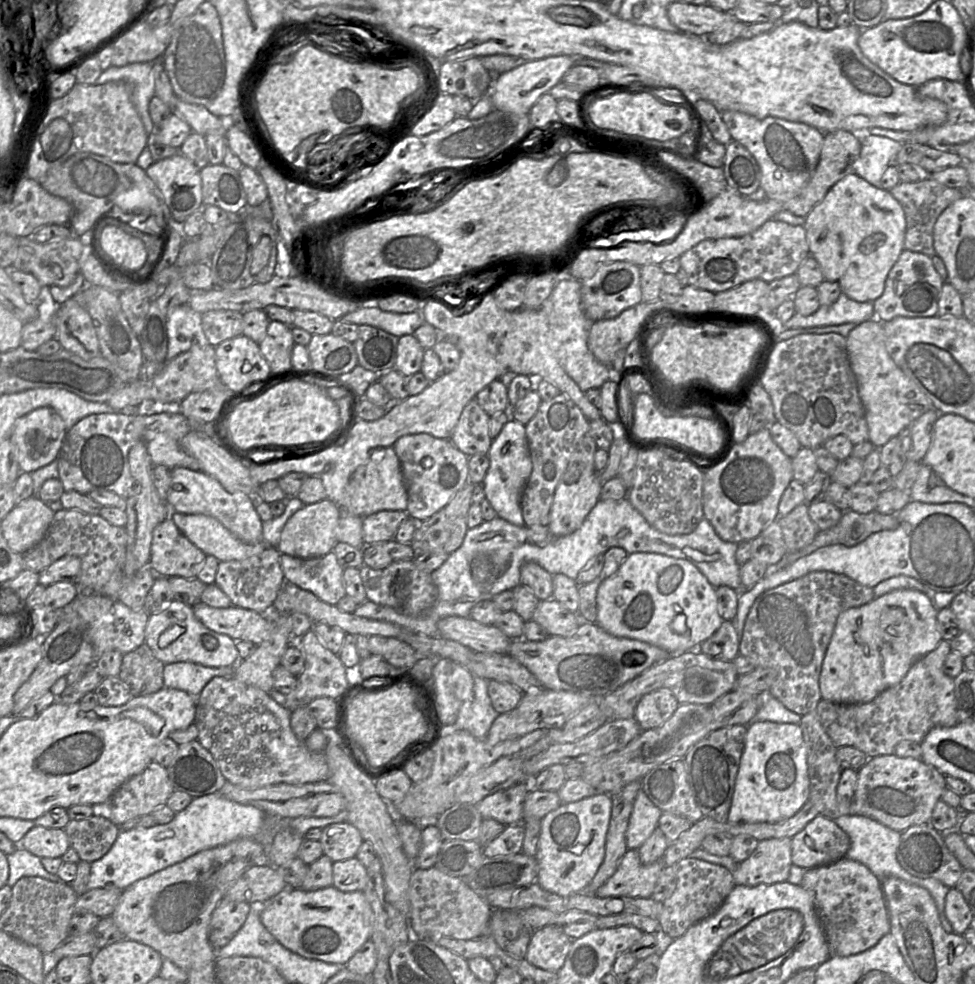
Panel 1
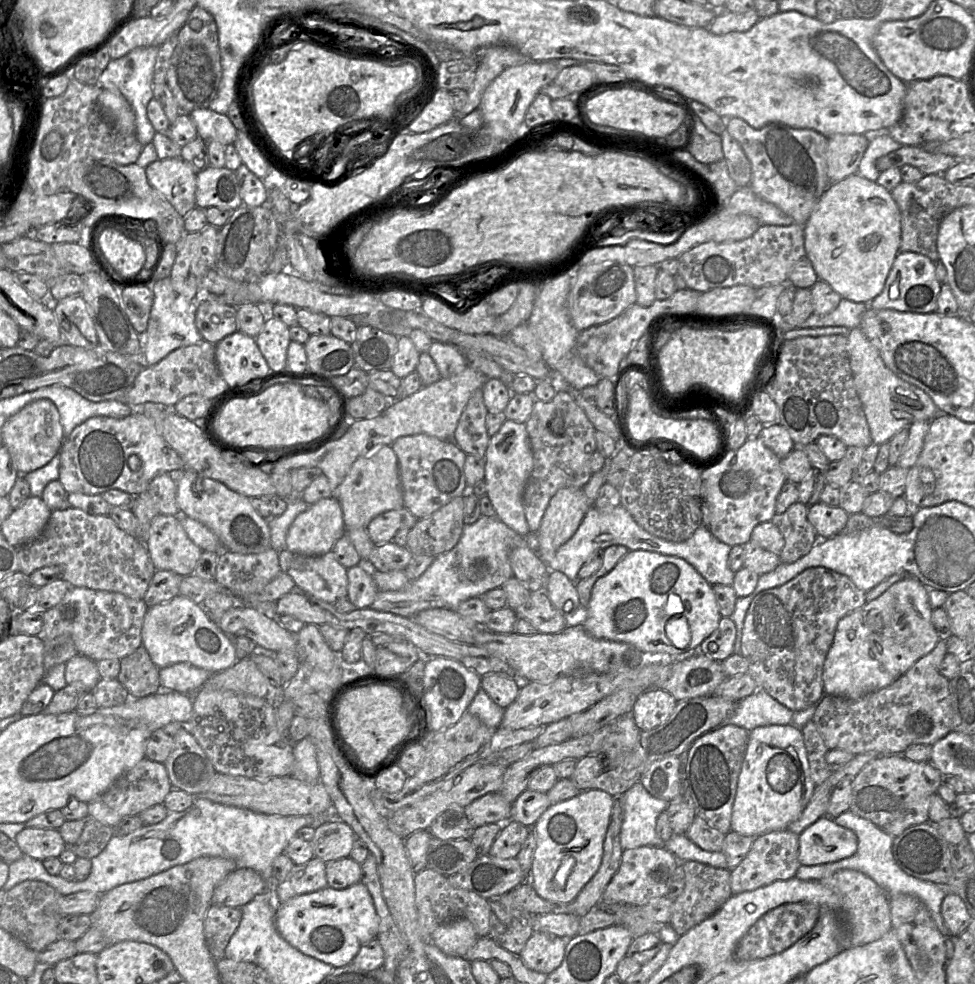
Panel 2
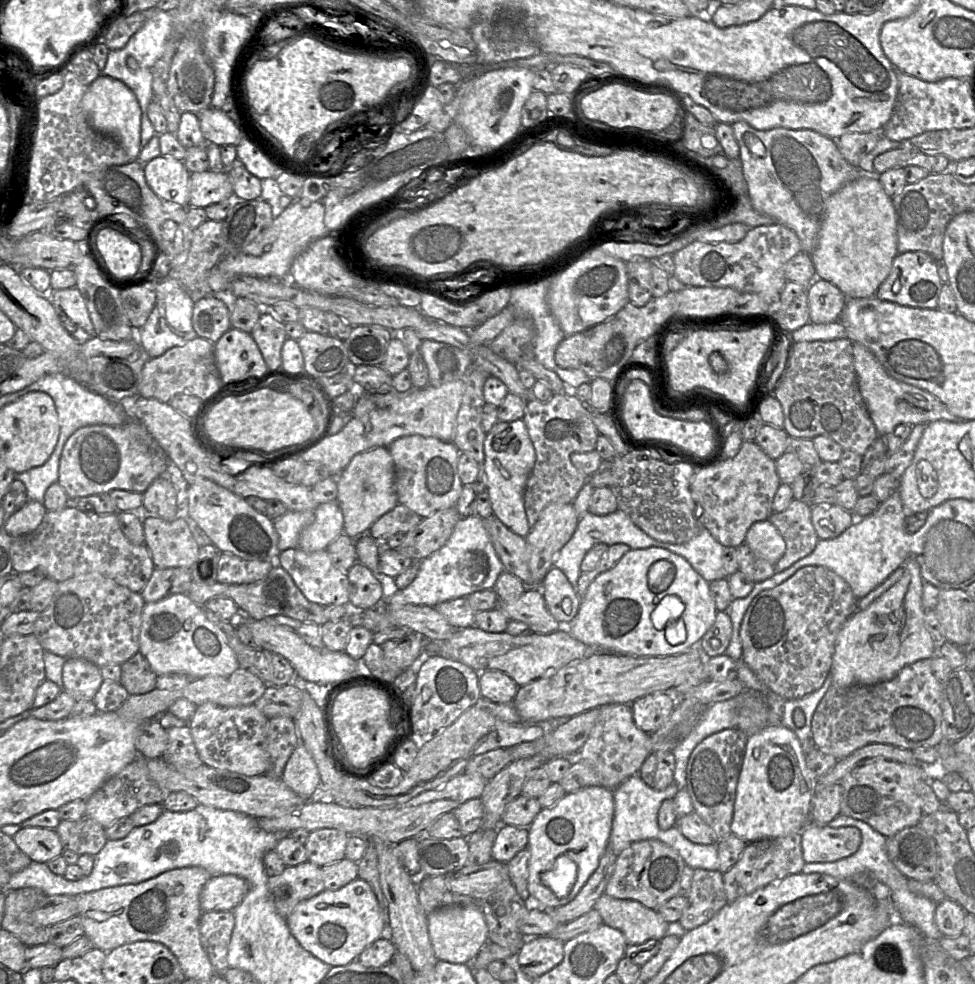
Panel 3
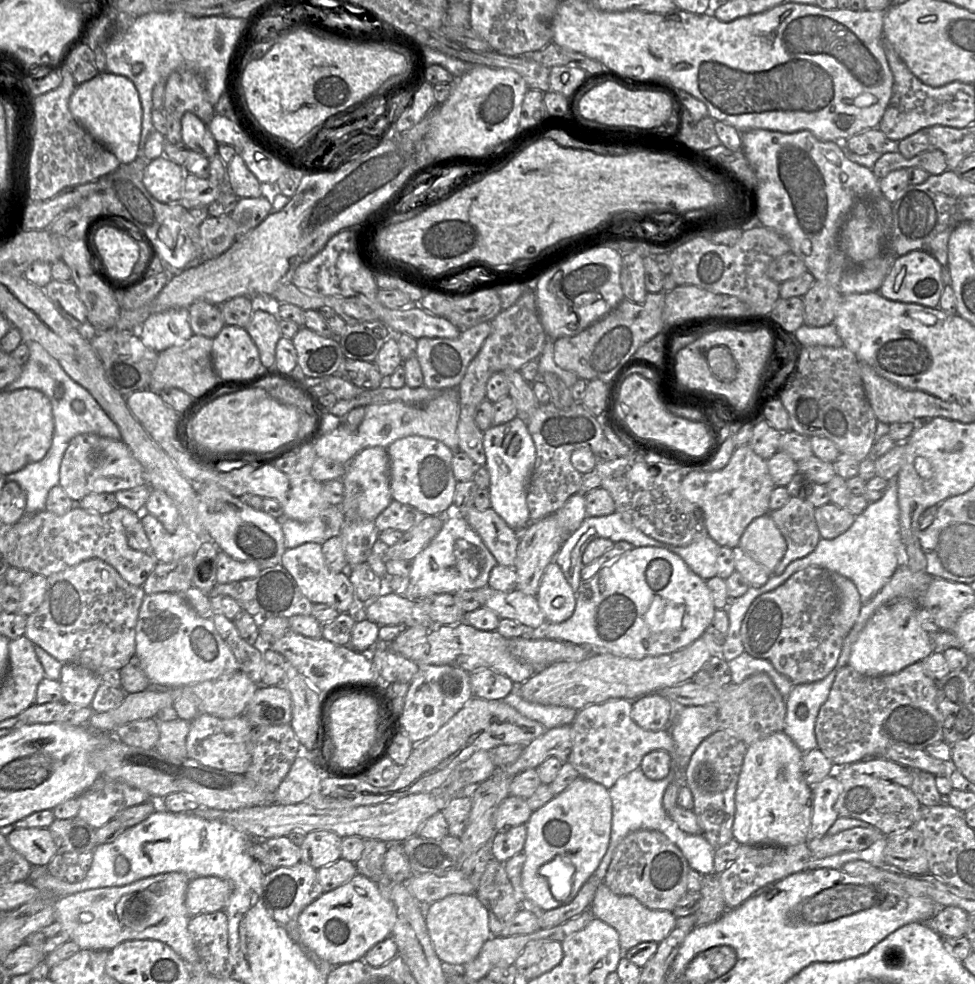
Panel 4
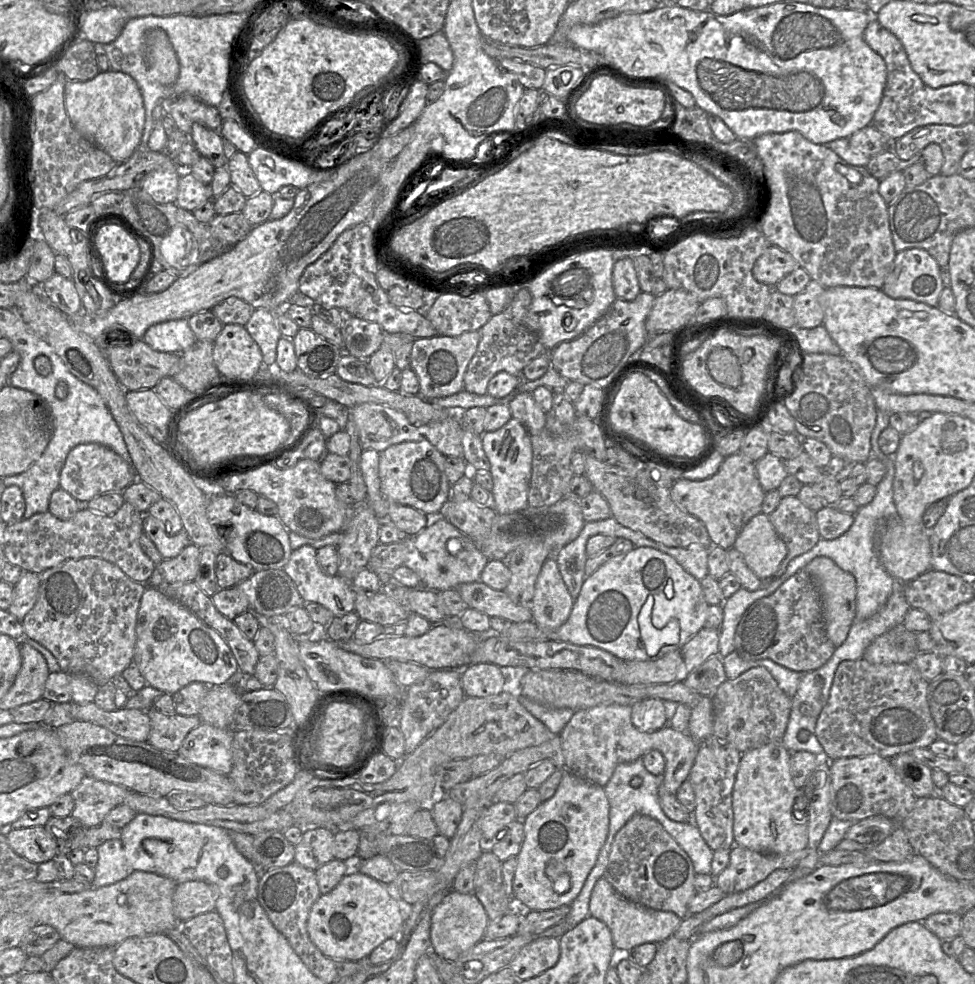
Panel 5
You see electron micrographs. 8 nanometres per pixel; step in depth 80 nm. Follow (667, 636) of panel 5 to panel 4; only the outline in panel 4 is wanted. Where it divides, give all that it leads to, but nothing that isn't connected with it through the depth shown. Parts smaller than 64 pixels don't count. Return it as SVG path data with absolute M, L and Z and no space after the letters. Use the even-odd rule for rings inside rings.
M653 600L645 614L645 622L654 633L672 634L681 627L683 615L682 604Z

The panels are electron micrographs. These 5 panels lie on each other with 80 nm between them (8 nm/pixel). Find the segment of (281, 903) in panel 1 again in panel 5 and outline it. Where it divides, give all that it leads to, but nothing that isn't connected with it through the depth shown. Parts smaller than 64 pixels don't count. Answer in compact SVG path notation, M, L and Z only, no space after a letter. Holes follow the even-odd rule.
M350 869L340 883L329 893L321 894L311 907L307 931L311 941L327 957L337 960L357 961L367 958L385 940L398 937L404 924L403 901L395 900L385 884Z

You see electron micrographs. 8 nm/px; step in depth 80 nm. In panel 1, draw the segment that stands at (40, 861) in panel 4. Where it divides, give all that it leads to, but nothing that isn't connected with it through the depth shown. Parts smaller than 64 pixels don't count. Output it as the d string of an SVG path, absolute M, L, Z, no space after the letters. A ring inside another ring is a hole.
M34 826L25 834L19 846L39 858L61 858L70 848L70 843L62 828Z

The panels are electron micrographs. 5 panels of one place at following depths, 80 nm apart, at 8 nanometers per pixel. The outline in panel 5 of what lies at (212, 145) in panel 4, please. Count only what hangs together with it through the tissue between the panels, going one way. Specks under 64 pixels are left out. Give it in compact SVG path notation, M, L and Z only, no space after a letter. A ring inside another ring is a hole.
M194 123L189 139L201 156L209 160L215 168L227 166L229 159L225 157L223 137L218 130L212 130L199 123Z

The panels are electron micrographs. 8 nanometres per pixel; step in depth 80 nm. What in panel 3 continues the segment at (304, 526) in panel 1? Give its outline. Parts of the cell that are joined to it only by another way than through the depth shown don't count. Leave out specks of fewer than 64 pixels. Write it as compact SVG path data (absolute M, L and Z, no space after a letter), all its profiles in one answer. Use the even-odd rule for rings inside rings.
M337 502L319 504L314 510L315 519L300 534L298 547L305 552L326 550L328 545L344 533L344 517Z

